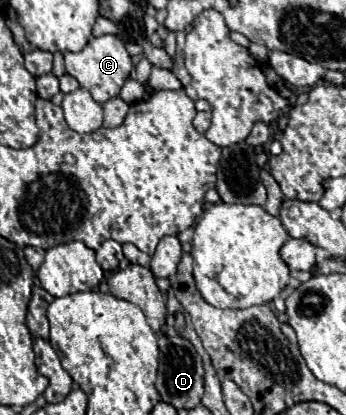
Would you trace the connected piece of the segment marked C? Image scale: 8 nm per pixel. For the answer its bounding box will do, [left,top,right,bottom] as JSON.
[64,35,132,103]

